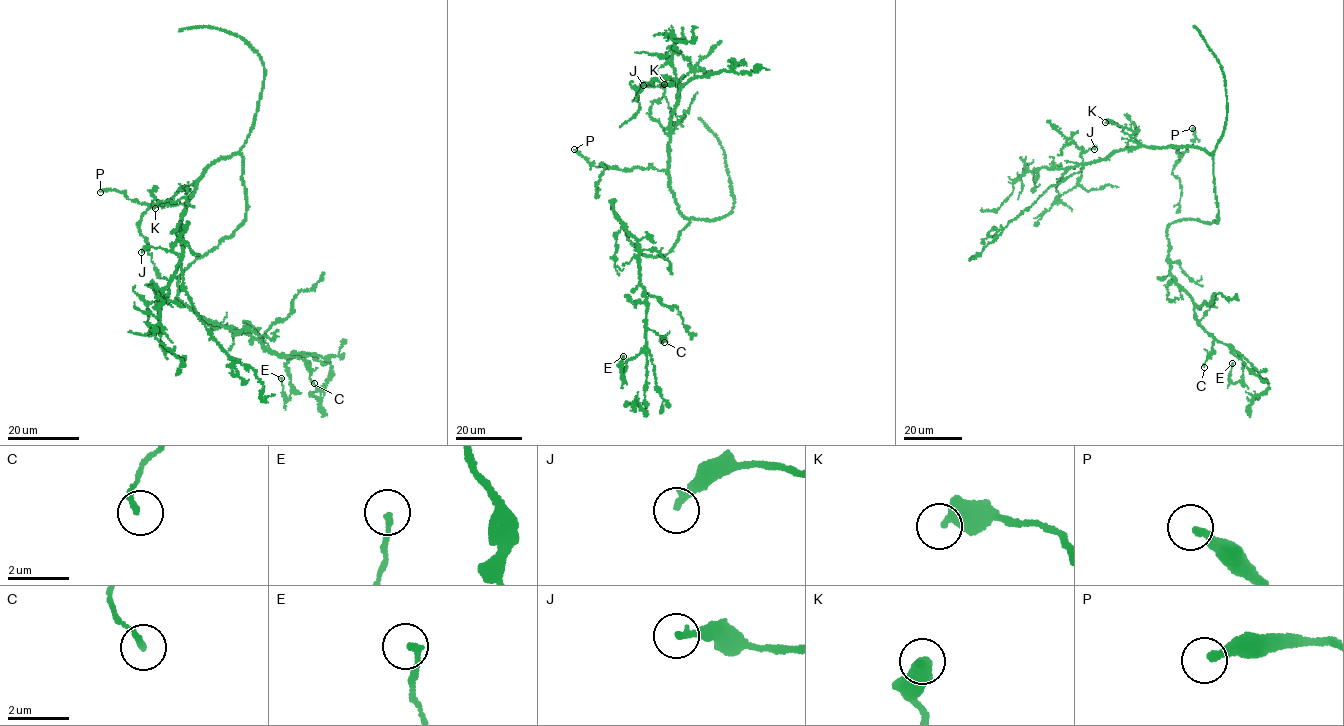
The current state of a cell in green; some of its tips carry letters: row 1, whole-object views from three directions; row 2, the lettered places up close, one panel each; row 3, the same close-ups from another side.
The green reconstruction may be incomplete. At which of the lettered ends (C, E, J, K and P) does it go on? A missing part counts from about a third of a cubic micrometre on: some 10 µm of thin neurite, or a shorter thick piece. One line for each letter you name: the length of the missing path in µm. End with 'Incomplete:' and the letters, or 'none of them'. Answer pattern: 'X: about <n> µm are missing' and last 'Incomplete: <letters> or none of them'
J: about 15 µm are missing
P: about 20 µm are missing
Incomplete: J, P

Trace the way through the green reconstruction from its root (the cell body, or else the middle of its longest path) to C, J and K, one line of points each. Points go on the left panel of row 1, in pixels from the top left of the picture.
C: (246, 205), (243, 223), (180, 274), (177, 299), (201, 317), (243, 331), (278, 354), (301, 358), (314, 383)
J: (246, 205), (243, 157), (237, 154), (220, 158), (202, 173), (180, 215), (180, 257), (157, 247), (141, 252)
K: (246, 205), (243, 157), (237, 154), (209, 166), (187, 203), (185, 198), (169, 200), (158, 202), (155, 208)

